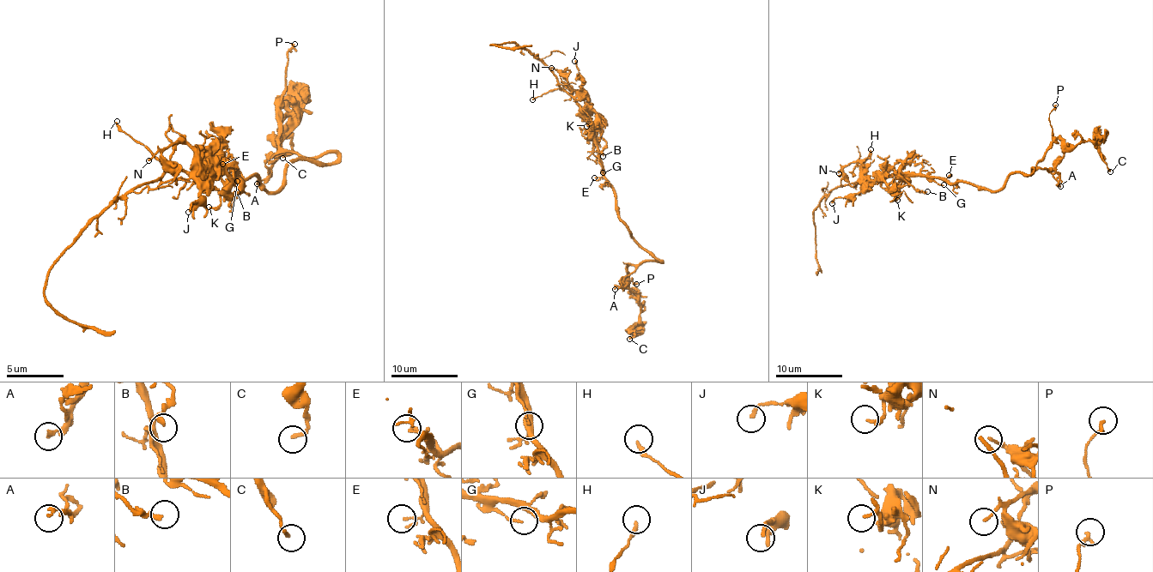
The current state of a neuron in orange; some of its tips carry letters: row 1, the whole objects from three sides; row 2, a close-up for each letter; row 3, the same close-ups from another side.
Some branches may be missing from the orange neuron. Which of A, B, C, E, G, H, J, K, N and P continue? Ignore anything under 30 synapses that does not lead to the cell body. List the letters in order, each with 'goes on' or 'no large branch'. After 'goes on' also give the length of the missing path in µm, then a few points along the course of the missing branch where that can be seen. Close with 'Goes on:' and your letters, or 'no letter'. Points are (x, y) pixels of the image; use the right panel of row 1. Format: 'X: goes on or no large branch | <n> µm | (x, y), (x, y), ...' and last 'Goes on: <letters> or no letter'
A: no large branch
B: no large branch
C: no large branch
E: no large branch
G: no large branch
H: no large branch
J: no large branch
K: no large branch
N: no large branch
P: no large branch
Goes on: no letter

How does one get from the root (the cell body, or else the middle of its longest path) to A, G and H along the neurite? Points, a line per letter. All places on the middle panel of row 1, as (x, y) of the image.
A: (603, 169), (603, 176), (615, 194), (620, 220), (643, 248), (661, 261), (643, 261), (615, 289)
G: (603, 169), (599, 162), (603, 172)
H: (603, 169), (594, 131), (588, 124), (585, 111), (560, 89), (551, 89), (532, 99)

